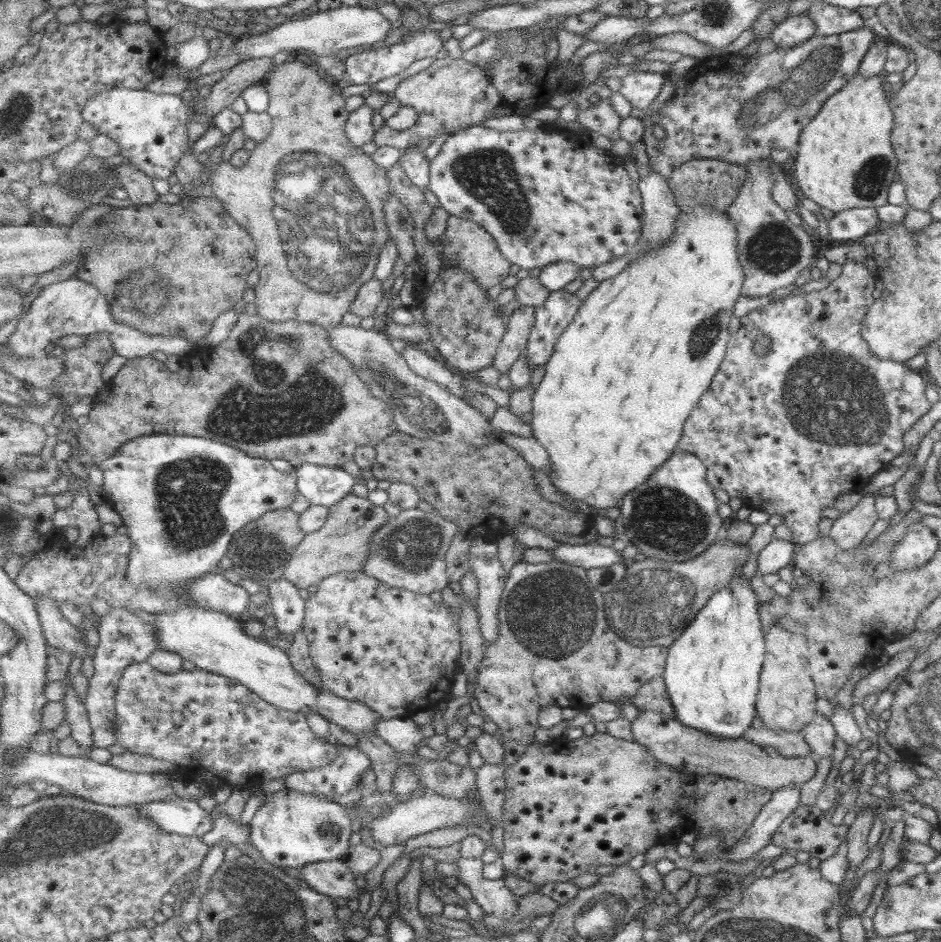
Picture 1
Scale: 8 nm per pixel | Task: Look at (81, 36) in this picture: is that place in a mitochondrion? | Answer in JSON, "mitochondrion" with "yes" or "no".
{"mitochondrion":"no"}

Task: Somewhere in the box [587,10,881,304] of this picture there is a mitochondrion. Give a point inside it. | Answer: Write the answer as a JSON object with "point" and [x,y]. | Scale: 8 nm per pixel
{"point":[768,108]}

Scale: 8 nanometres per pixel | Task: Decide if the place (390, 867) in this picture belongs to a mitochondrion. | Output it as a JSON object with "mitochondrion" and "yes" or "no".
{"mitochondrion":"no"}

